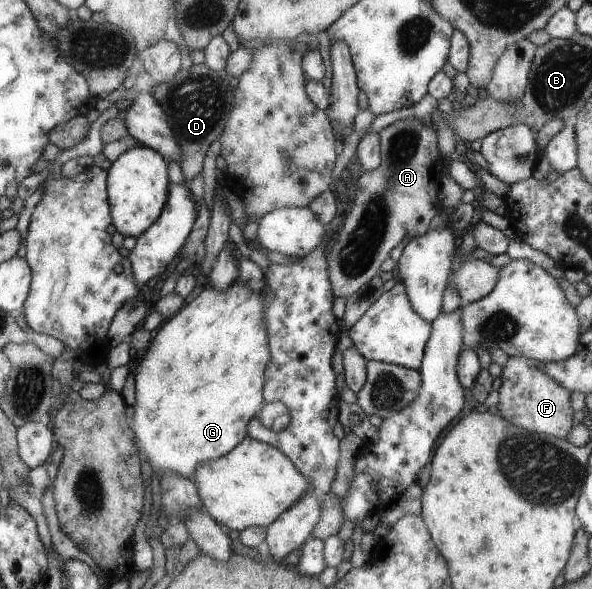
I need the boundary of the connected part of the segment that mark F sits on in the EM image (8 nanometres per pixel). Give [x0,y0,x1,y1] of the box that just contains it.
[493,356,572,439]

